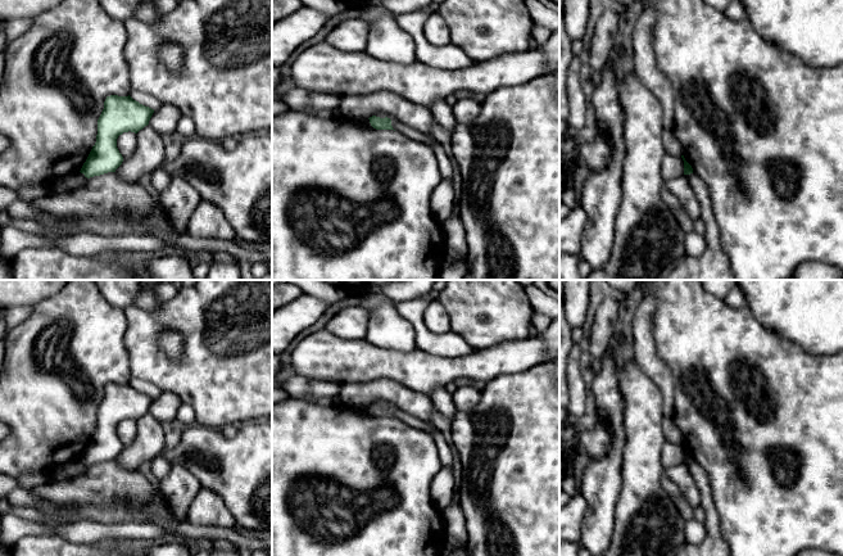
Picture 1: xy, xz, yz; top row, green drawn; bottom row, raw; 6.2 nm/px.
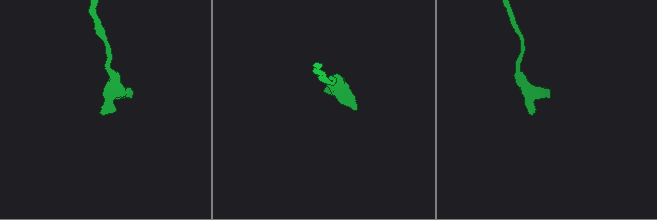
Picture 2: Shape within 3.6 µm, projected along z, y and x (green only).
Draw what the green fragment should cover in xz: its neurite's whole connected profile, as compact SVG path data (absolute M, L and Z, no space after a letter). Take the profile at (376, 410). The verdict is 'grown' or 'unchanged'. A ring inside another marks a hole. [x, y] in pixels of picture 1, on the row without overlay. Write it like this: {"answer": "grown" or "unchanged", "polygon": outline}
{"answer": "unchanged", "polygon": "M372 403L368 407L371 413L376 417L394 417L391 413L391 407L387 404L380 406L380 404Z"}

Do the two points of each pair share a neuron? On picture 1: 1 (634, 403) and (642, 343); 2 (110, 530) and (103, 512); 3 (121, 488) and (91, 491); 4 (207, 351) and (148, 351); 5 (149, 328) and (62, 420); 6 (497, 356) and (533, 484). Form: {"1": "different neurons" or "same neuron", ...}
{"1": "different neurons", "2": "different neurons", "3": "same neuron", "4": "same neuron", "5": "different neurons", "6": "different neurons"}

